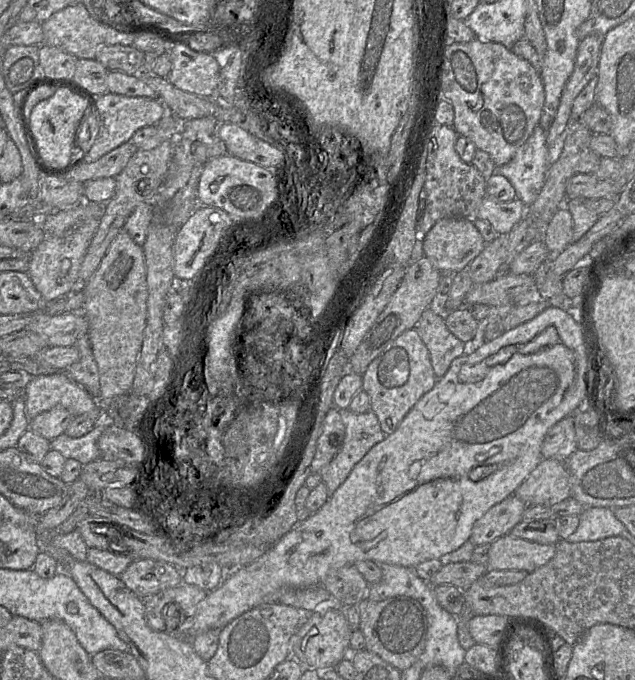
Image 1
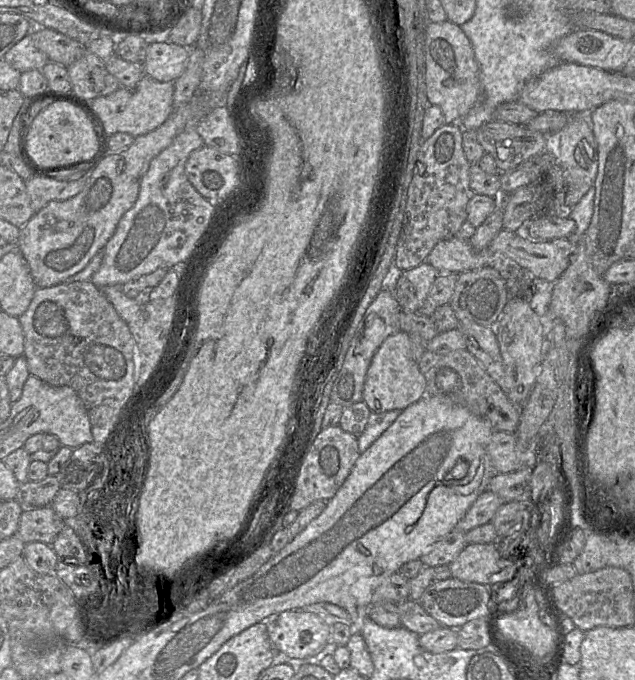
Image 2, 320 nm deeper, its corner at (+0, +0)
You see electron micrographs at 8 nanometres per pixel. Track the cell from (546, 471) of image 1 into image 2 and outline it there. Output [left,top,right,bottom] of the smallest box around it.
[452,490,502,532]

